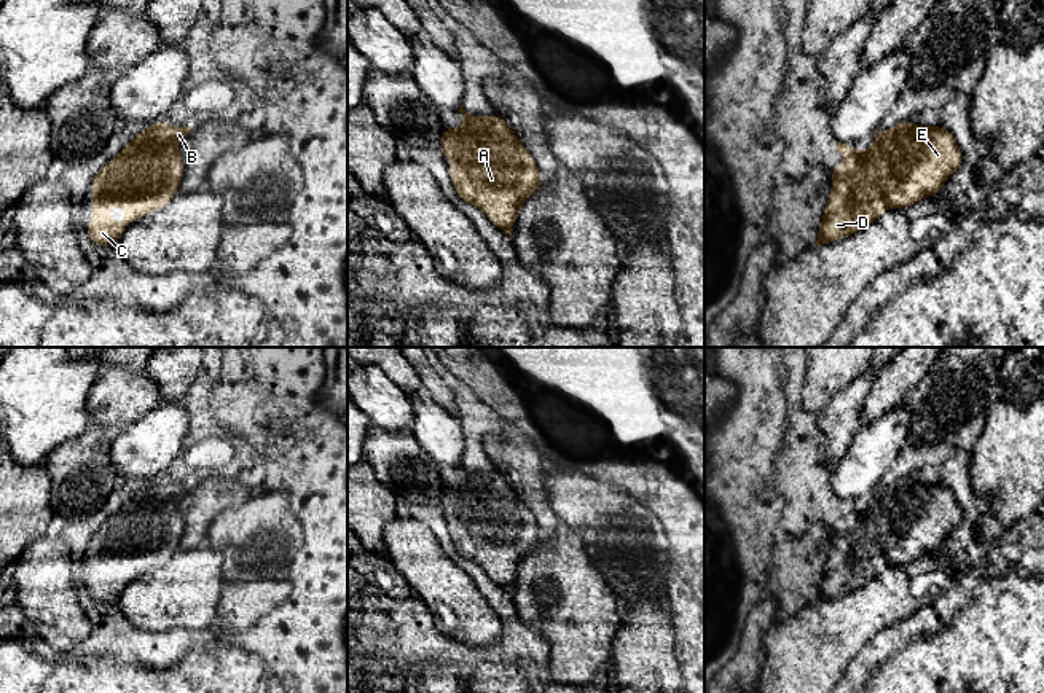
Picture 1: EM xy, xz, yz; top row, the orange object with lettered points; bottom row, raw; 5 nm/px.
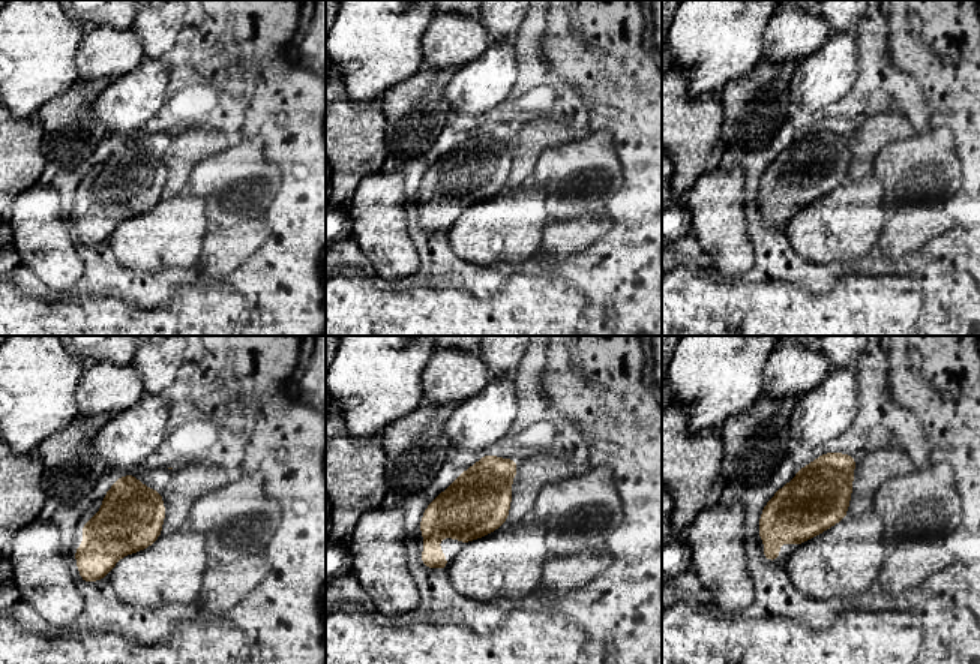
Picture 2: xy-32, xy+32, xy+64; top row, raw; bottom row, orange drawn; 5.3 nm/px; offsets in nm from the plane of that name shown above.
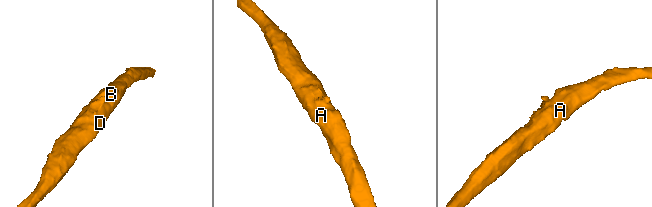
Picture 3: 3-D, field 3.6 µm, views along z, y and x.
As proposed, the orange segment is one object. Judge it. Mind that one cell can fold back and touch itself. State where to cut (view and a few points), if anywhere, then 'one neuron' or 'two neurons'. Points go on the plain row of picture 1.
cut none; one neuron

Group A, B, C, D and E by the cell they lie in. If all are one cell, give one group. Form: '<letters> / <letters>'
A B C D E

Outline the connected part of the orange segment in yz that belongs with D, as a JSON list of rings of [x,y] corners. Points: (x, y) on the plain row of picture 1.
[[[910,476],[899,480],[893,486],[877,487],[872,502],[864,511],[856,503],[842,499],[835,500],[835,508],[845,510],[846,516],[830,527],[832,548],[824,564],[814,602],[829,601],[864,586],[878,577],[888,564],[905,566],[923,554],[936,553],[963,518],[963,508],[956,502],[950,486],[939,481],[929,484],[915,483]]]

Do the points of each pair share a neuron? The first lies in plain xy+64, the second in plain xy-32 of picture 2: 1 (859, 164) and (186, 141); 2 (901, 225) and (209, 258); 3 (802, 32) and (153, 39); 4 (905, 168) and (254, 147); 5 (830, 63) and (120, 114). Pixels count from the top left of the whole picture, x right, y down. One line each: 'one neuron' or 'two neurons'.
1: one neuron
2: one neuron
3: two neurons
4: one neuron
5: one neuron

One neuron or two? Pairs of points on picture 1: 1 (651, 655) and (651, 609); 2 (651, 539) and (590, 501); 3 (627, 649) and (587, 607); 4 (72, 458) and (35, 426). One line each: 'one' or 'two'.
1: one
2: one
3: two
4: two

